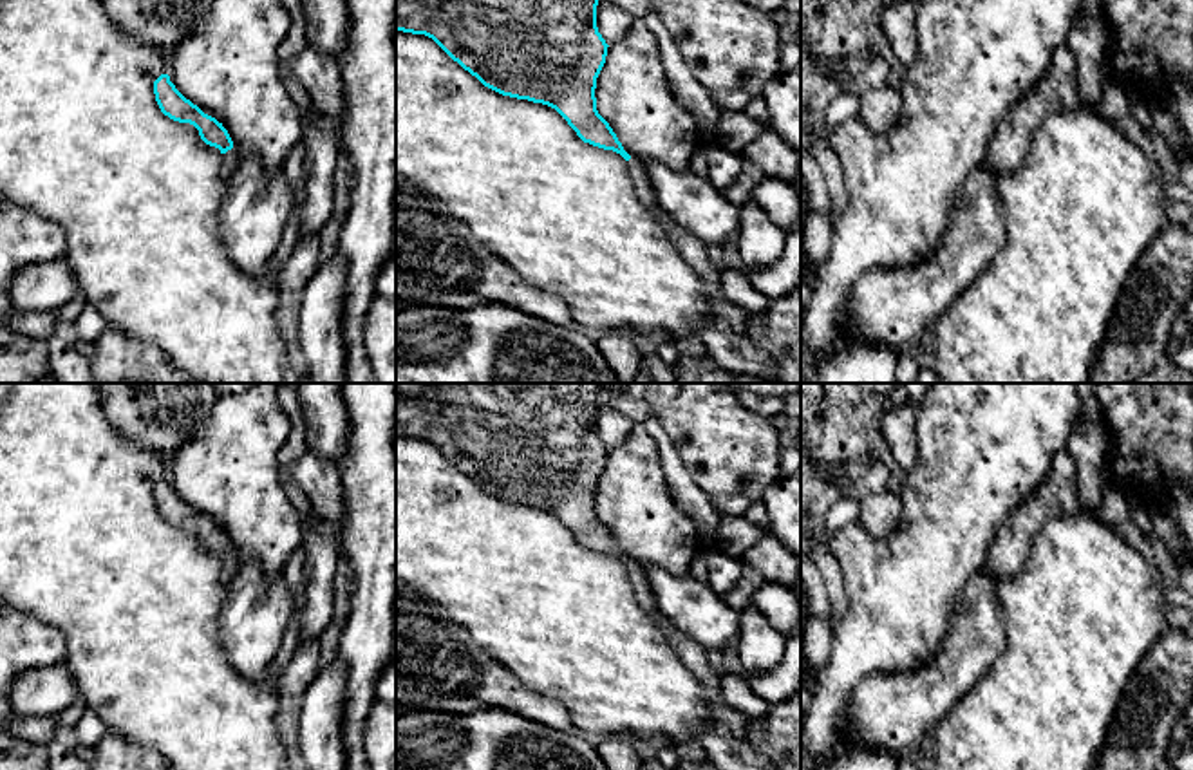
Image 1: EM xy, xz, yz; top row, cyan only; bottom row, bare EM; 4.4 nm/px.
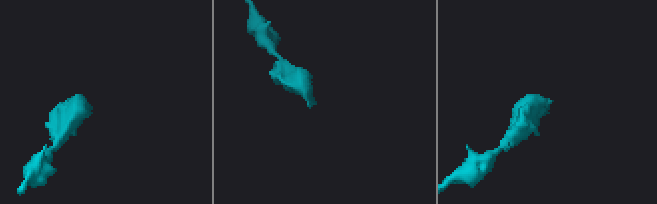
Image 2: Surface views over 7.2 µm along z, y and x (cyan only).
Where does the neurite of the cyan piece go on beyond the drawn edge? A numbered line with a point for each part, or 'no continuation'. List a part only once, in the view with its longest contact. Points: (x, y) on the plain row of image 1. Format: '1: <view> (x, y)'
1: xy (232, 563)

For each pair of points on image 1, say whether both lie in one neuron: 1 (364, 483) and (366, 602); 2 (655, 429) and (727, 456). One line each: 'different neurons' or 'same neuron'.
1: same neuron
2: different neurons

